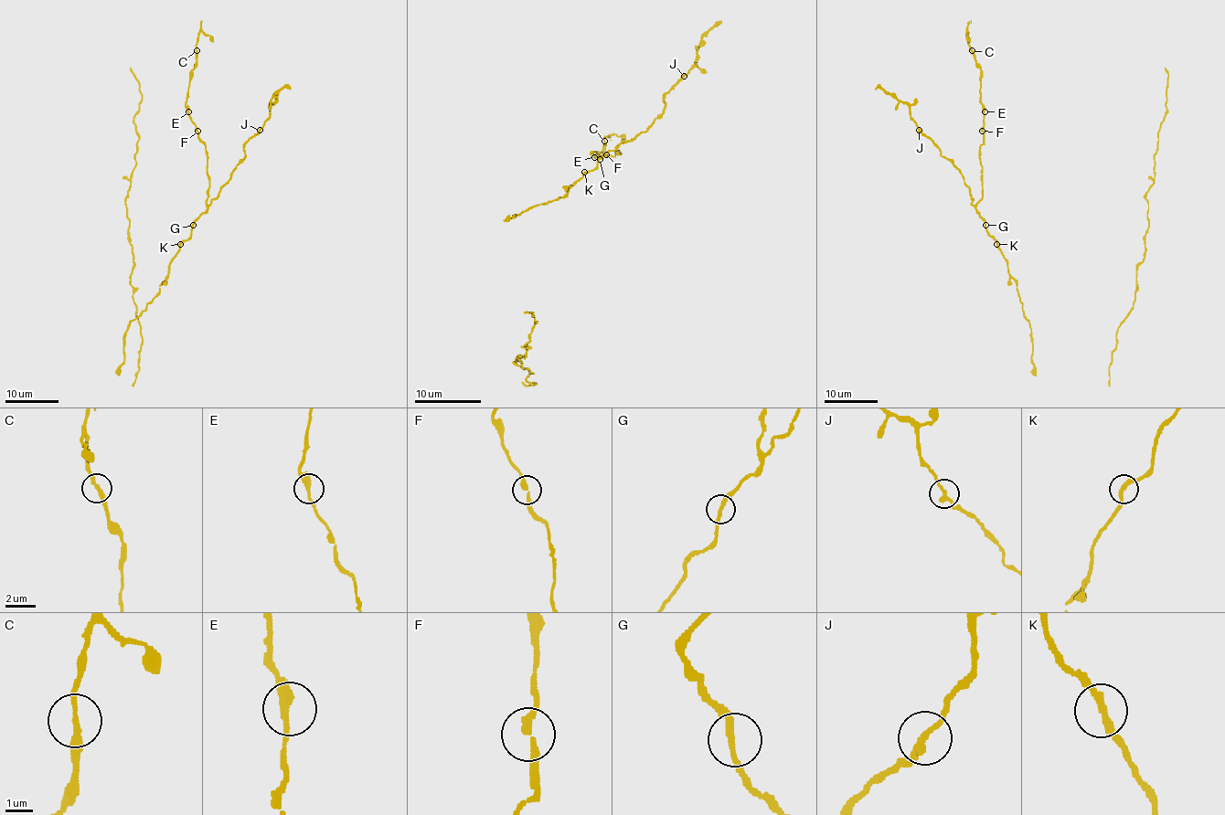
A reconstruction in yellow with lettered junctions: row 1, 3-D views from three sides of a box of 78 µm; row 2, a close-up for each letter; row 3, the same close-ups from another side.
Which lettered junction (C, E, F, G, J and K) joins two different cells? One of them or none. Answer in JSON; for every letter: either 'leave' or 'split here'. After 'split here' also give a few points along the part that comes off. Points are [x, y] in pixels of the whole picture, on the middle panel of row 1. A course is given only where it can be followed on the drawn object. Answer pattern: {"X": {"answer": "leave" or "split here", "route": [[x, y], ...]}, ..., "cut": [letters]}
{"C": {"answer": "leave"}, "E": {"answer": "leave"}, "F": {"answer": "leave"}, "G": {"answer": "leave"}, "J": {"answer": "leave"}, "K": {"answer": "leave"}, "cut": []}

